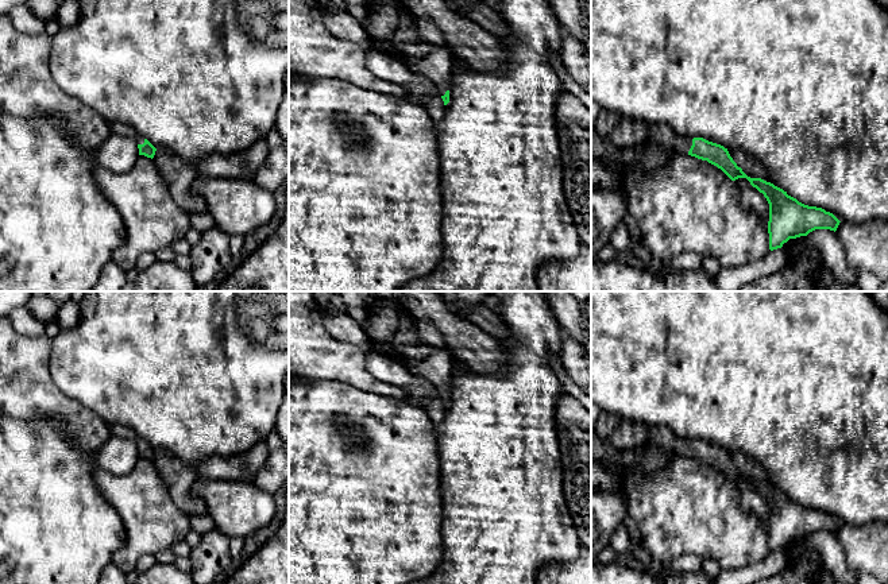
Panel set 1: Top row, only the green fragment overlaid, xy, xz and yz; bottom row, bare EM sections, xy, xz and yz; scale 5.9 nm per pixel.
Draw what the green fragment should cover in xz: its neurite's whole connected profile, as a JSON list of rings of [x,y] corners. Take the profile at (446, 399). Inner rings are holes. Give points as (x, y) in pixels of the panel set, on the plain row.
[[[447,349],[418,361],[410,372],[431,382],[441,397],[444,407],[449,405],[451,379],[453,375],[452,355]]]

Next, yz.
[[[645,425],[650,444],[691,457],[721,471],[731,483],[746,480],[753,490],[764,496],[769,506],[769,552],[781,550],[789,541],[807,538],[815,531],[837,533],[839,522],[822,510],[808,508],[791,499],[783,491],[761,480],[748,479],[730,459],[727,450],[703,440],[676,437],[667,426]]]

